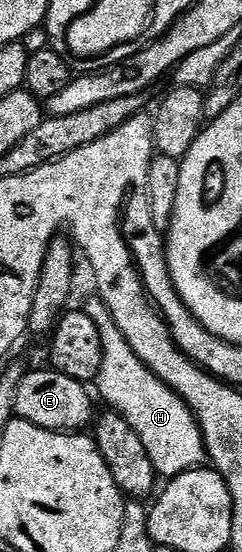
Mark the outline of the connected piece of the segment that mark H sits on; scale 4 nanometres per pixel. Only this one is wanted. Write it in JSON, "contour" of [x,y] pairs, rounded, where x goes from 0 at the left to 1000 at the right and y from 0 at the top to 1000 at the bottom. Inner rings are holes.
{"contour":[[[380,538],[351,551],[351,562],[368,574],[384,574],[426,620],[426,652],[401,688],[409,716],[446,730],[438,736],[488,748],[558,779],[566,792],[583,792],[616,821],[616,835],[632,835],[640,844],[645,862],[719,864],[835,848],[855,832],[855,808],[773,728],[711,701],[686,701],[579,654],[566,639],[550,639],[421,542]]]}

